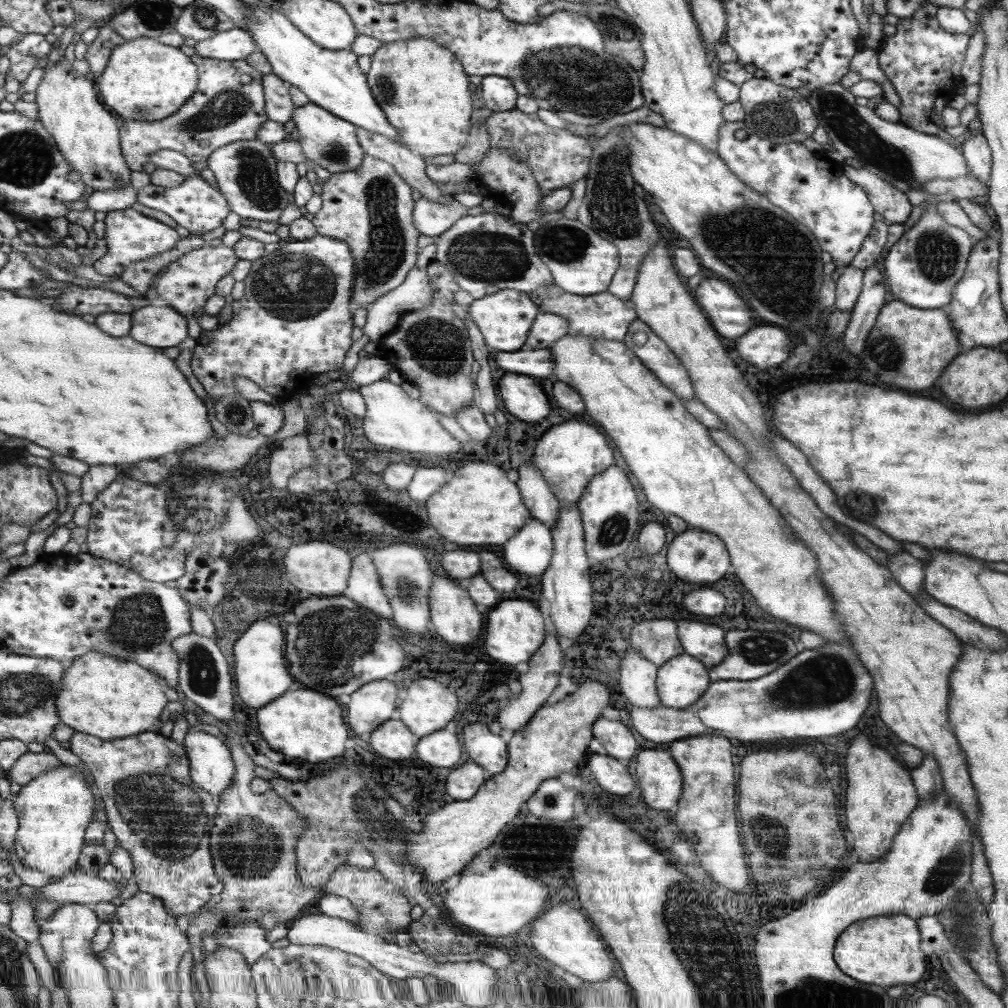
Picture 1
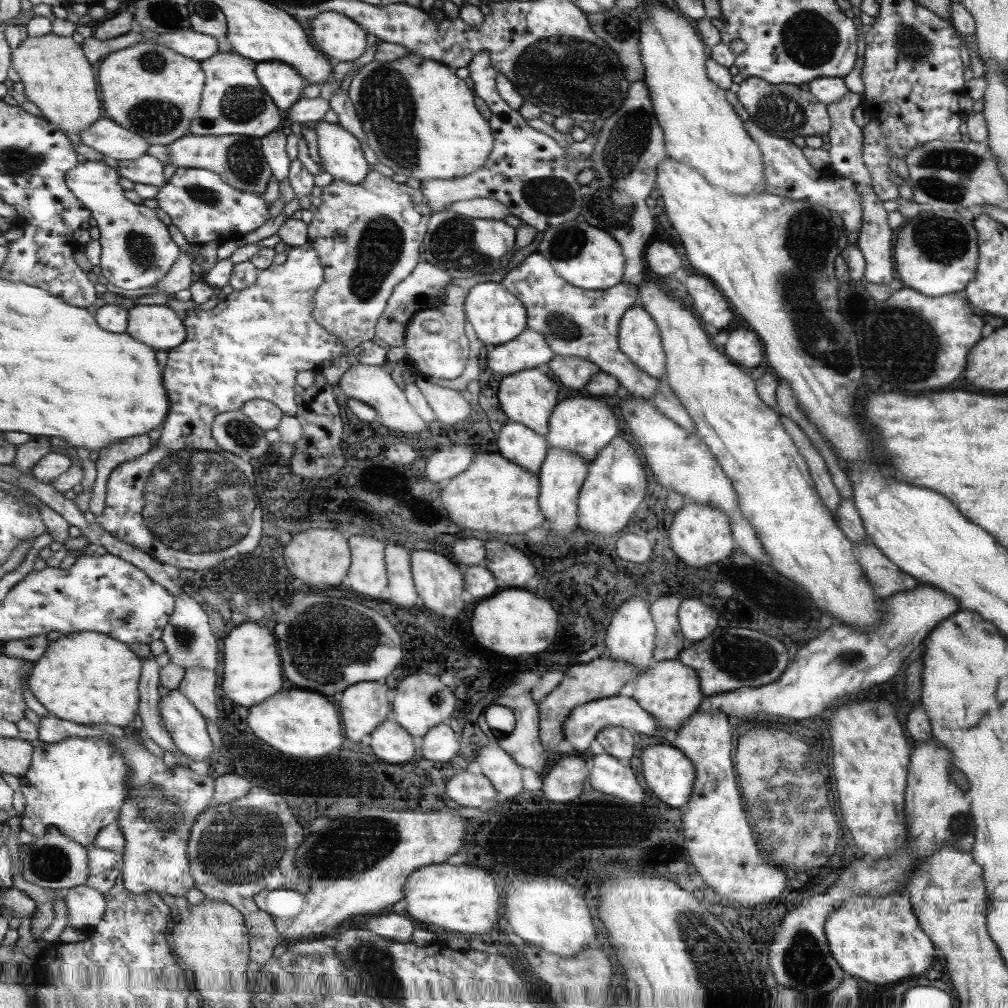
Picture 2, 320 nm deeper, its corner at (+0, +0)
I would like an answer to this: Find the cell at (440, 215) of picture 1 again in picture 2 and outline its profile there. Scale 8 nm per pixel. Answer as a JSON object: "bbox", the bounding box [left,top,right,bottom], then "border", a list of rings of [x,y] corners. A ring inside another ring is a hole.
{"bbox":[445,197,510,220],"border":[[[475,197],[472,199],[454,202],[445,209],[452,210],[457,214],[481,220],[505,220],[510,212],[507,206],[495,199]]]}

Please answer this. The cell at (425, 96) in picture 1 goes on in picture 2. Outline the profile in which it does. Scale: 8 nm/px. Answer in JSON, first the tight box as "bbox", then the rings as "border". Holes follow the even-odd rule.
{"bbox":[348,54,494,181],"border":[[[408,54],[399,60],[392,62],[380,62],[374,60],[365,65],[358,74],[352,78],[351,85],[348,90],[349,98],[354,102],[359,115],[360,122],[363,123],[365,135],[369,140],[369,147],[373,150],[378,162],[383,163],[391,169],[395,174],[403,174],[406,179],[416,178],[418,181],[430,179],[445,179],[451,180],[453,178],[463,178],[468,174],[474,173],[486,163],[490,156],[491,150],[494,148],[493,130],[490,128],[489,120],[485,120],[475,106],[473,106],[473,92],[465,86],[463,80],[459,80],[455,74],[451,74],[449,66],[441,64],[441,62],[427,60],[425,57],[419,55]]]}

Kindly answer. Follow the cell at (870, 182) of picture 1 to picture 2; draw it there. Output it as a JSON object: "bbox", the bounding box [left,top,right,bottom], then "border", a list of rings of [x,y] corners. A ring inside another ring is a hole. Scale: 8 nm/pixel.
{"bbox":[826,91,870,186],"border":[[[847,91],[839,100],[826,105],[826,111],[830,117],[830,131],[829,137],[829,150],[828,155],[830,158],[828,169],[839,173],[841,177],[851,180],[854,183],[861,183],[870,186],[870,174],[867,172],[862,159],[862,129],[853,123],[851,112],[855,106],[859,106],[863,102],[861,96]]]}

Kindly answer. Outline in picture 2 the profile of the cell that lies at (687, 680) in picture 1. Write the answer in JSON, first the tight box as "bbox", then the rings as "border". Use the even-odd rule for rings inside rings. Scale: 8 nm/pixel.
{"bbox":[632,658,703,735],"border":[[[676,658],[660,660],[647,667],[637,676],[632,698],[650,713],[660,728],[672,735],[681,728],[700,706],[703,694],[698,685],[698,675],[693,668],[681,664]]]}

